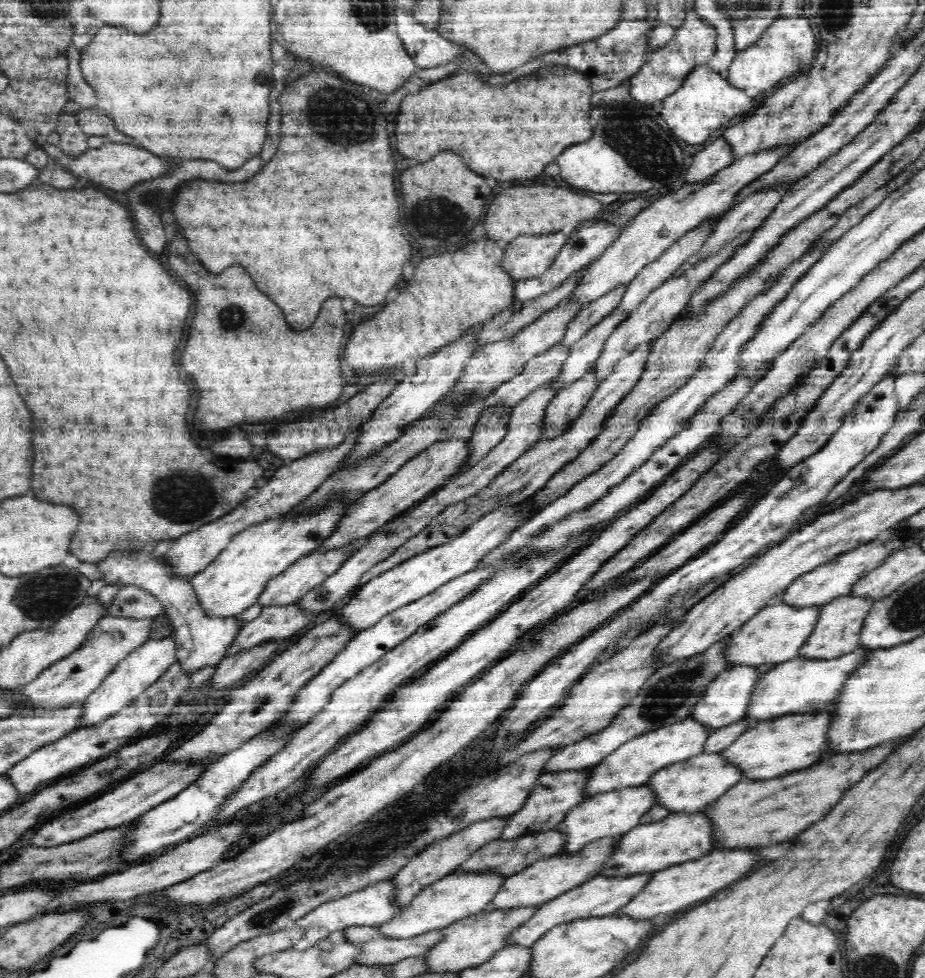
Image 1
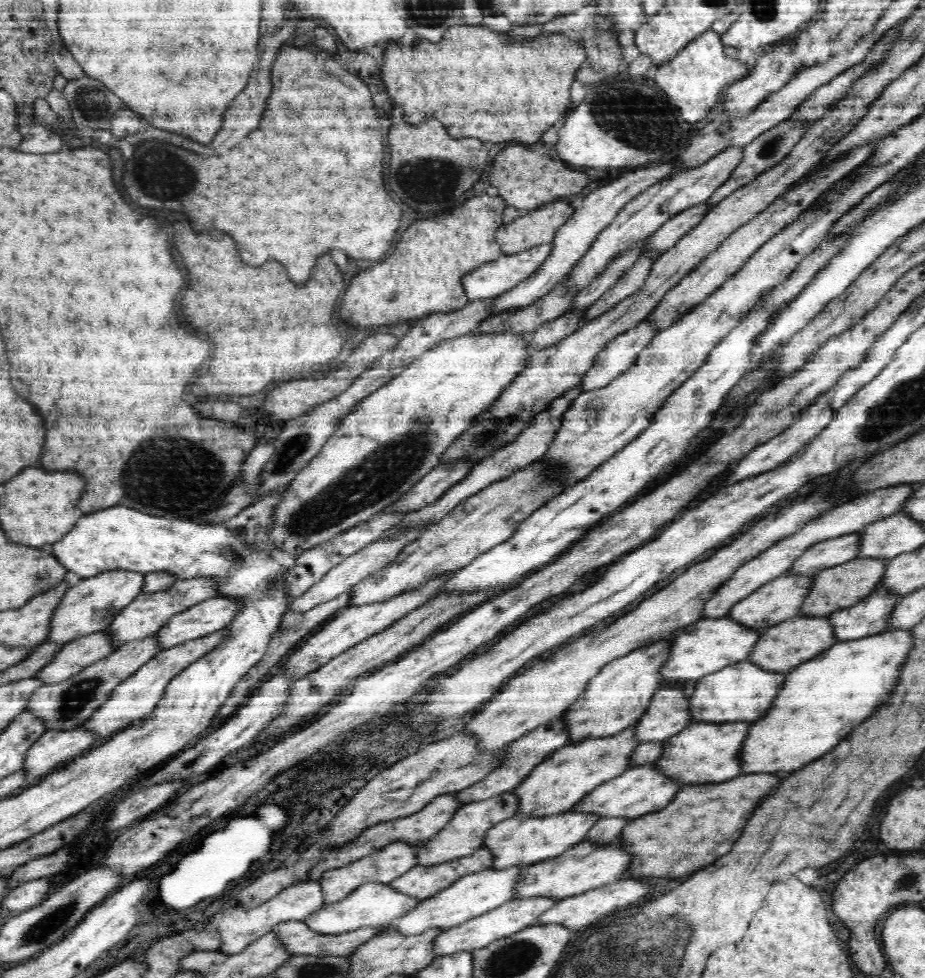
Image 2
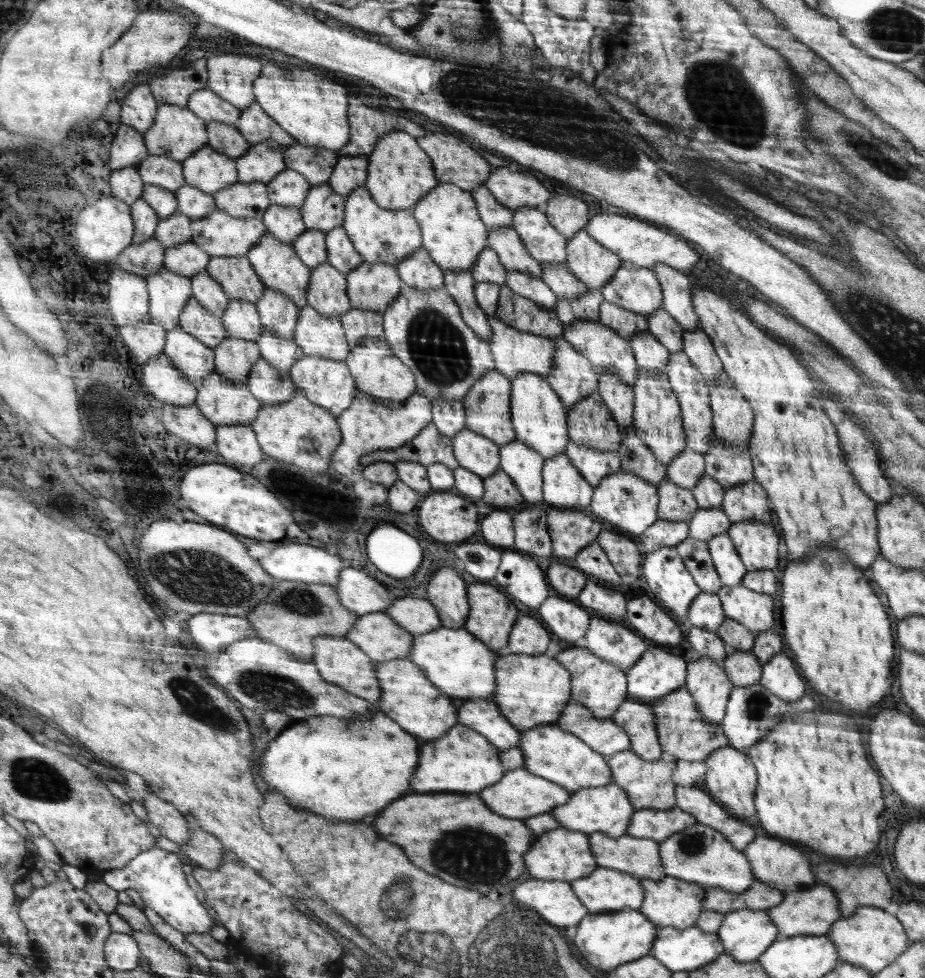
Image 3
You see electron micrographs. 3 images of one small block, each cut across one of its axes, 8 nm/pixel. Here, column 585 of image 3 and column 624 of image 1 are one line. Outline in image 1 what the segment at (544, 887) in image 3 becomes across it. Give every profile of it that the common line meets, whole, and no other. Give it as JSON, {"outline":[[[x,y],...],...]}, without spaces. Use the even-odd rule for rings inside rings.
{"outline":[[[712,852],[706,856],[686,861],[651,873],[649,881],[629,903],[626,903],[615,916],[626,916],[627,919],[648,920],[658,914],[684,912],[694,903],[709,898],[718,889],[731,885],[738,876],[746,876],[756,866],[758,858],[754,852]]]}

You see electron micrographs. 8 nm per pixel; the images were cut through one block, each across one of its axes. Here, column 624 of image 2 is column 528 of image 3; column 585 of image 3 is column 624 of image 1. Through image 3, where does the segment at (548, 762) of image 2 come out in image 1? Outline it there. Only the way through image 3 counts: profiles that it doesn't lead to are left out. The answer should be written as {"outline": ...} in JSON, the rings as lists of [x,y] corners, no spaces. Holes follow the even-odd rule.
{"outline":[[[691,717],[682,722],[666,725],[642,733],[626,740],[616,748],[610,756],[604,757],[597,765],[591,768],[589,779],[582,784],[582,794],[592,797],[622,788],[637,787],[646,784],[647,780],[658,770],[682,761],[692,756],[704,753],[704,743],[709,737],[709,727],[703,726]]]}

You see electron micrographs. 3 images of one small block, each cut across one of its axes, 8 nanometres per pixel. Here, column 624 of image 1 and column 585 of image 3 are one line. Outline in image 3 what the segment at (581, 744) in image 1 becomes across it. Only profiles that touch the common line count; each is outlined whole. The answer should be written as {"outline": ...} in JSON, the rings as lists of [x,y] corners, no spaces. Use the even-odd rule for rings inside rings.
{"outline":[[[571,698],[557,724],[561,729],[581,737],[594,752],[604,758],[630,749],[629,733],[610,719],[598,719],[579,700]]]}

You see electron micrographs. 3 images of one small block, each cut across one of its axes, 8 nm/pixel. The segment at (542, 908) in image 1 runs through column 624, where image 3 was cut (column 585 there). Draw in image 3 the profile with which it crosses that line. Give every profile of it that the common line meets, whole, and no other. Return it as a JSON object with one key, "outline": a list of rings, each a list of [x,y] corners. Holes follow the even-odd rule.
{"outline":[[[599,867],[592,874],[571,882],[578,900],[590,914],[639,910],[644,905],[645,889],[637,876]]]}

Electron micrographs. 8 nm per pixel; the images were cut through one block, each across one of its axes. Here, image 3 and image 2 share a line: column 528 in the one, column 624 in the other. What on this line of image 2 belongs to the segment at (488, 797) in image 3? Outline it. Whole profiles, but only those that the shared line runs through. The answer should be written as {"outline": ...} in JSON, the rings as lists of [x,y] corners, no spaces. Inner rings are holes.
{"outline":[[[638,765],[631,768],[632,770],[626,769],[626,772],[598,785],[584,800],[576,802],[571,810],[598,815],[599,818],[636,818],[644,816],[646,812],[658,812],[658,808],[666,808],[666,800],[670,800],[670,796],[674,796],[674,792],[680,790],[680,784],[674,784],[674,780],[658,776],[658,772],[654,772],[654,766]]]}

